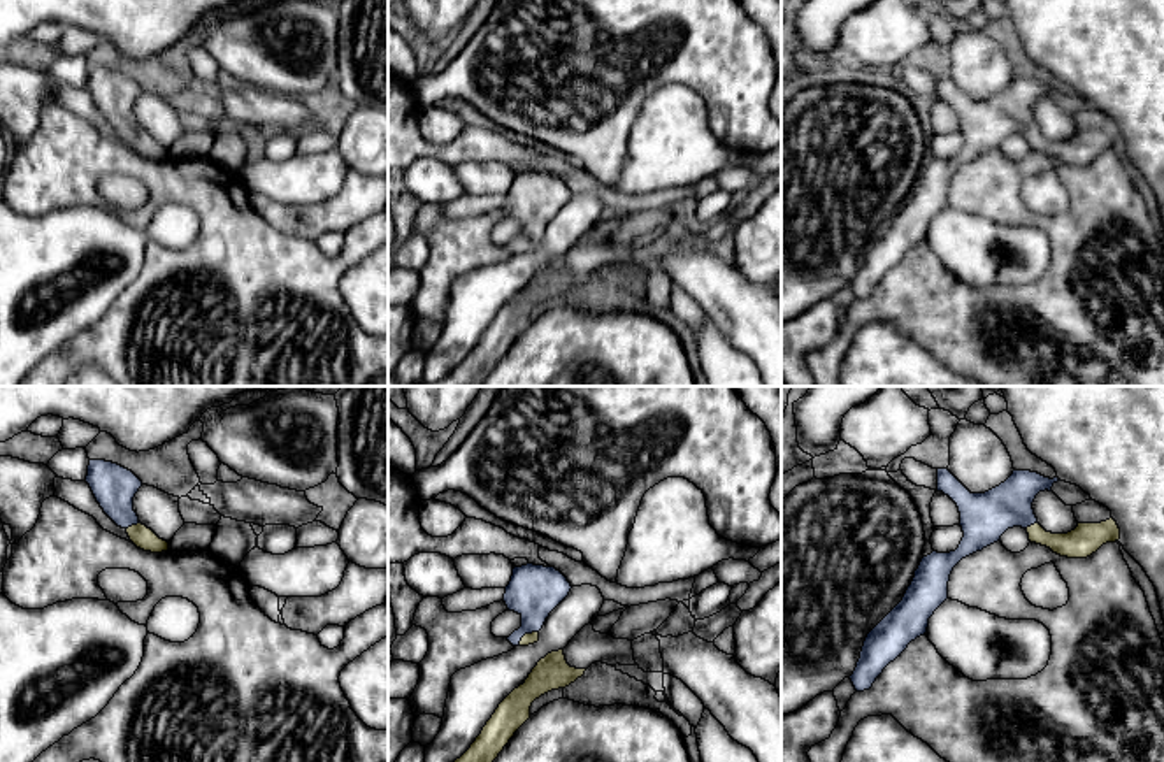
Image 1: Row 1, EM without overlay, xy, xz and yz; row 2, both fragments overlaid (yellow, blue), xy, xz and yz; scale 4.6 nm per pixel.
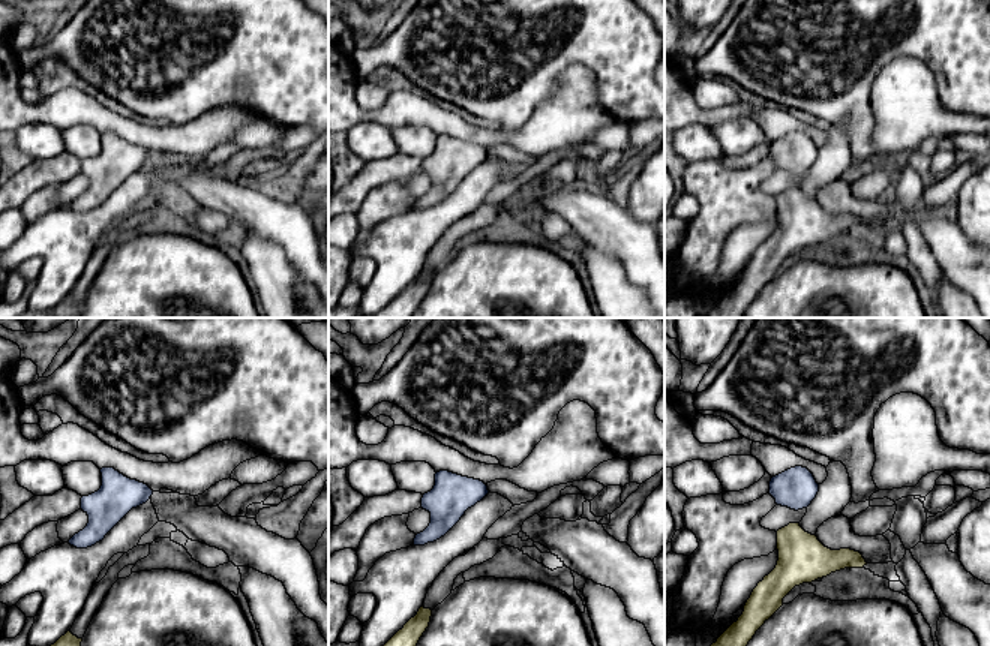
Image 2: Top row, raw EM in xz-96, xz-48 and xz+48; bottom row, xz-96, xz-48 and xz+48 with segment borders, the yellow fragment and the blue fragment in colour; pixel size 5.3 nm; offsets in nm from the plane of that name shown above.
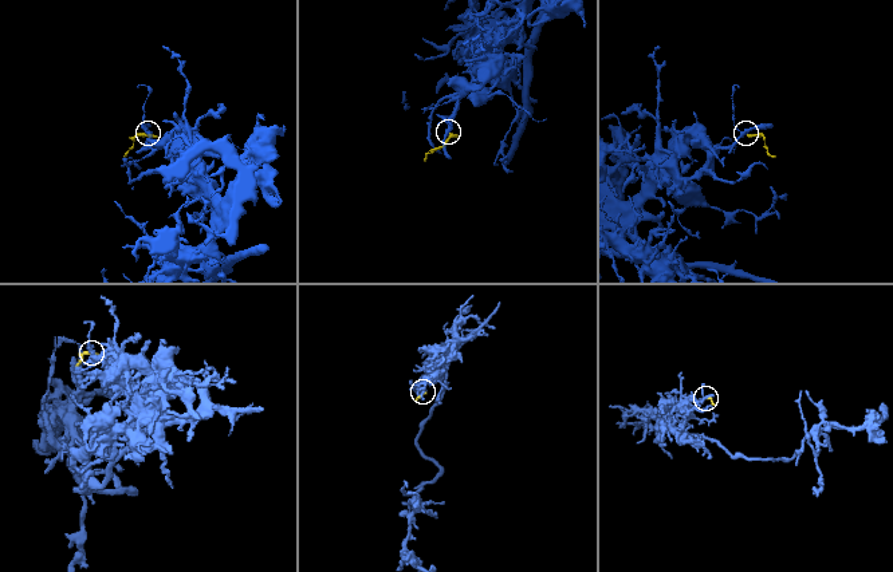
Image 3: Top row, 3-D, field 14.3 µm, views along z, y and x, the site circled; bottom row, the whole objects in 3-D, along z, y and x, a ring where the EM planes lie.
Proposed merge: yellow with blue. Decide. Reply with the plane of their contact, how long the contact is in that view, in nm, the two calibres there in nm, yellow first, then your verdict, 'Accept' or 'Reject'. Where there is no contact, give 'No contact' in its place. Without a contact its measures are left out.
Touches yellow in xz. Shared border 120 nm. Thickness 50 nm (yellow) against 240 nm. Accept

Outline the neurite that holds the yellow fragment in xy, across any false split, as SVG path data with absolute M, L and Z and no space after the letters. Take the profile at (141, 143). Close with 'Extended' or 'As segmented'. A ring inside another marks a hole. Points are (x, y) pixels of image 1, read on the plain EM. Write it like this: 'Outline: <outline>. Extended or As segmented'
Outline: M90 67L86 90L104 119L126 137L137 155L151 160L169 156L169 149L142 132L133 118L133 104L142 88L132 77L112 68Z. Extended

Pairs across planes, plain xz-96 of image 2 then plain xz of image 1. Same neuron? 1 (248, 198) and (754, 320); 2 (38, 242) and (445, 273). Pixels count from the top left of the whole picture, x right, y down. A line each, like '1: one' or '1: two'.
1: one
2: two

